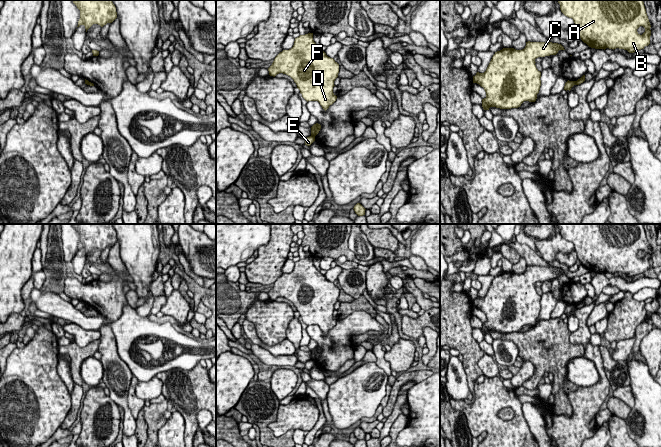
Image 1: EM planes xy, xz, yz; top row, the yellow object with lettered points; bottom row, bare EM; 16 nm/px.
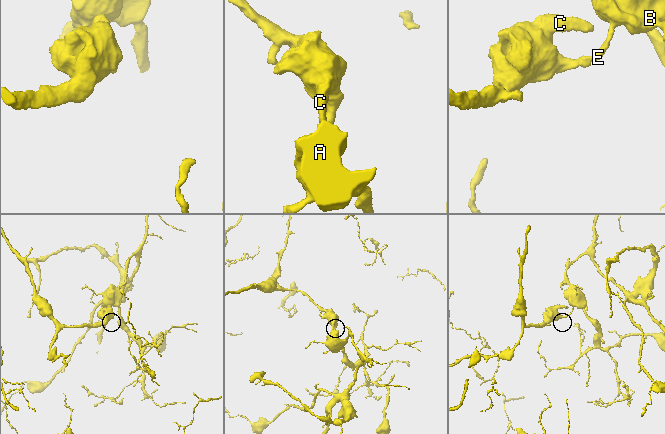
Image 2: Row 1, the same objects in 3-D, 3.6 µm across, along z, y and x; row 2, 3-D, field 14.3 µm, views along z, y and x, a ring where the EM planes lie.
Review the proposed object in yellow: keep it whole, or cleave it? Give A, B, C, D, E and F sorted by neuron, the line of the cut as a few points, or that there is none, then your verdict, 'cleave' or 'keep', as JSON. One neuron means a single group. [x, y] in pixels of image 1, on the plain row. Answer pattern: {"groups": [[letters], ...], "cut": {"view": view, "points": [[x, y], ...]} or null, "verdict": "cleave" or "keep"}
{"groups": [["A", "B", "E"], ["C", "D", "F"]], "cut": {"view": "xz", "points": [[311, 358], [314, 361]]}, "verdict": "cleave"}

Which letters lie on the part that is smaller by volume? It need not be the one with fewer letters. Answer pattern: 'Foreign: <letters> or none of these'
Foreign: C, D, F

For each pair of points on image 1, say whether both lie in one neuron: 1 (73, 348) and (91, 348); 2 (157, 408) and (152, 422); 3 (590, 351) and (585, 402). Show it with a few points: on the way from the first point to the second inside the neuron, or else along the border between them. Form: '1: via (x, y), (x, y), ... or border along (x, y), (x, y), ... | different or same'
1: via (77, 350), (87, 350) | same
2: via (155, 411), (154, 419) | same
3: via (599, 364), (602, 373), (602, 385), (598, 389) | same

